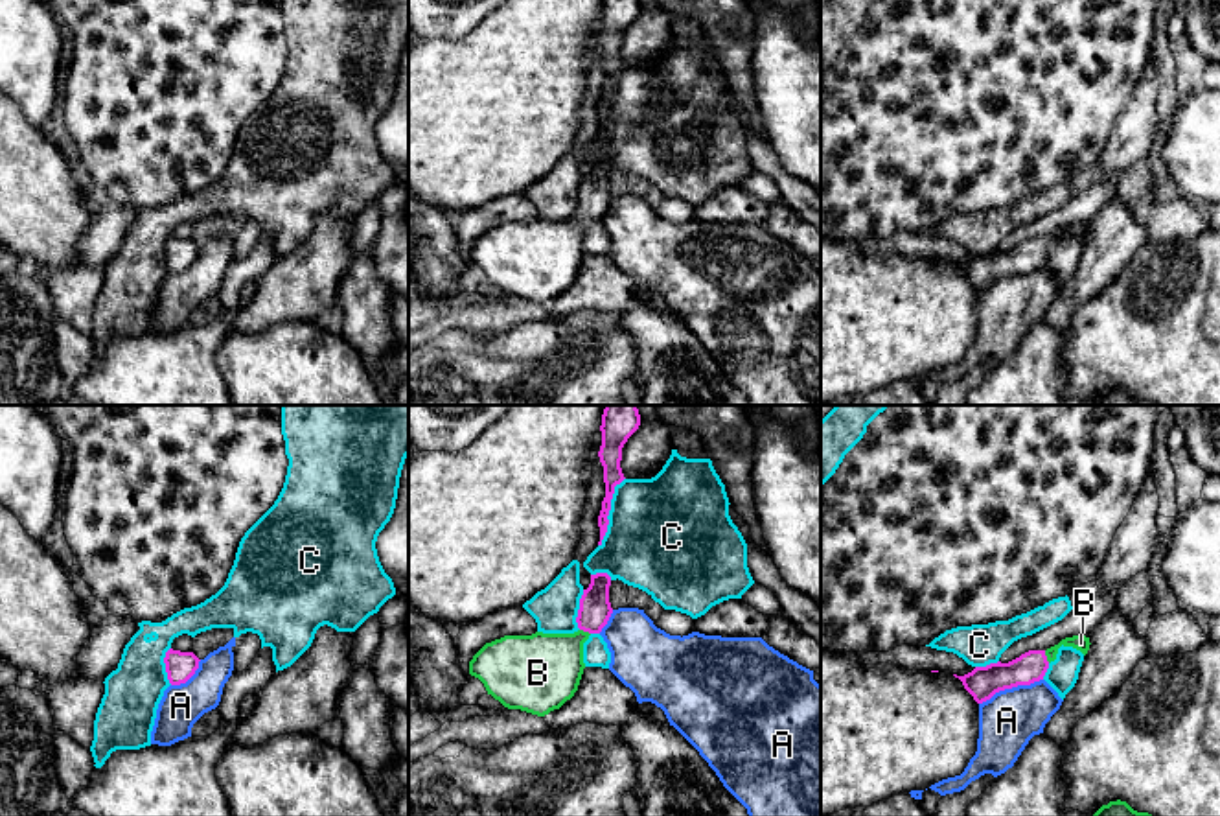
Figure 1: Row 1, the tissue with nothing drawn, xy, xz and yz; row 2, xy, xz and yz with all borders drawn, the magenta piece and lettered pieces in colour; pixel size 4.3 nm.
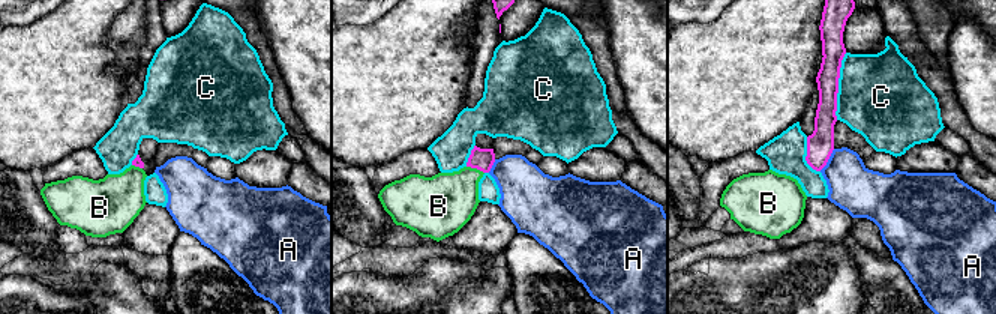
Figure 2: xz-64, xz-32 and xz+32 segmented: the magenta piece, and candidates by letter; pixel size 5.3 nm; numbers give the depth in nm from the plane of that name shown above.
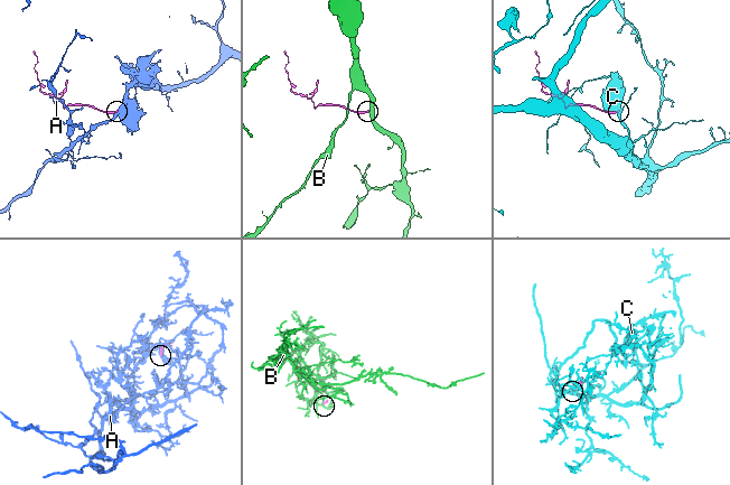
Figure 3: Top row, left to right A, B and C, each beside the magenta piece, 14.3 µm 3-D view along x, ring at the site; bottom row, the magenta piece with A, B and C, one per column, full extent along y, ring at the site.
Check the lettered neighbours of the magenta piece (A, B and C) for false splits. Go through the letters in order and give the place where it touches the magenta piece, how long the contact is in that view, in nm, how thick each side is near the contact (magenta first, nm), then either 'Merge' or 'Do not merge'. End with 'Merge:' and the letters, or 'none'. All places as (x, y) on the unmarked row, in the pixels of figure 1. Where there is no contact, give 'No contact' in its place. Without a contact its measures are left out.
A: Touches magenta at yz (1011, 275). Shared border 300 nm. Thickness 140 nm (magenta) against 240 nm. Do not merge
B: Touches magenta at yz (1046, 244). Shared border 60 nm. Thickness 140 nm (magenta) against 70 nm. Merge
C: Touches magenta at xz (608, 100). Shared border 320 nm. Thickness 100 nm (magenta) against 480 nm. Do not merge
Merge: B

